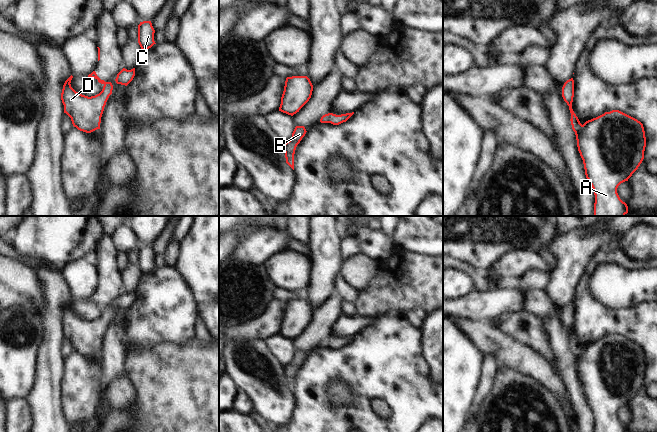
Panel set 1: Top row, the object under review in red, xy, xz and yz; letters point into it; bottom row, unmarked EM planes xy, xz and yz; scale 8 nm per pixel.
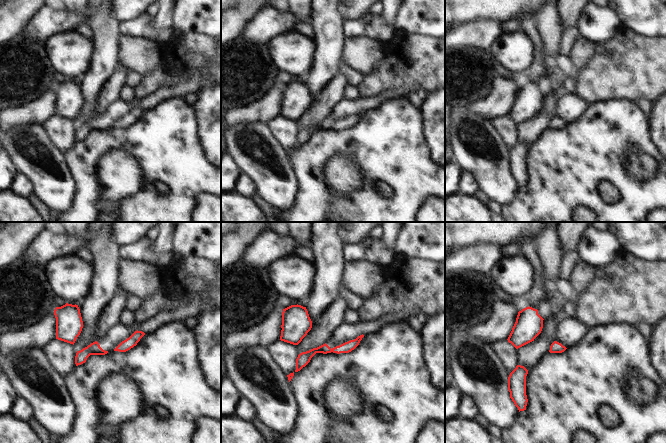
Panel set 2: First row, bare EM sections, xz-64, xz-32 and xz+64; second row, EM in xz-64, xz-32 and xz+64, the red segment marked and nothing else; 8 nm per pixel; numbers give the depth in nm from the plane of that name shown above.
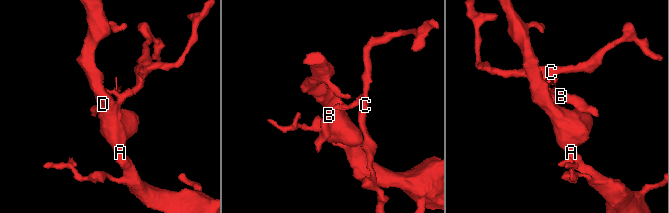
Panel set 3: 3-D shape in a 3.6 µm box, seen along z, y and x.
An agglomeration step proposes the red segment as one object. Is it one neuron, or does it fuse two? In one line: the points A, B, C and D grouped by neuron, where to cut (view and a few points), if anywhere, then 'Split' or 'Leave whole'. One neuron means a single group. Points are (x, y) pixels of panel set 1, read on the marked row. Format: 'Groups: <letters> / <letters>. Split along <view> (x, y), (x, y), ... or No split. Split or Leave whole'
Groups: A C D / B. Split along xz (329, 113), (328, 122). Split.

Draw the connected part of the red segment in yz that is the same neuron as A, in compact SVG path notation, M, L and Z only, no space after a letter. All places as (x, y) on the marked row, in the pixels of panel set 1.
M573 78L564 83L562 97L569 106L585 175L594 191L594 216L625 216L628 206L620 199L617 188L628 181L644 159L643 124L619 110L612 110L582 125L572 109Z

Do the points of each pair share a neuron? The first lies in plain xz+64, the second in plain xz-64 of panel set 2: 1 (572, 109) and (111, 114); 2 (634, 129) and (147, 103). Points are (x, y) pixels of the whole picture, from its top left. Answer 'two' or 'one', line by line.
1: one
2: two

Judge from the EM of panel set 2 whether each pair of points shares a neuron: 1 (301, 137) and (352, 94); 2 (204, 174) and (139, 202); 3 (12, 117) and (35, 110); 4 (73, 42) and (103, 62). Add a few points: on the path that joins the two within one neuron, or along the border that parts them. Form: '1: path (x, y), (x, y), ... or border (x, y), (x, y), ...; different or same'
1: border (359, 96), (354, 99), (344, 99); different
2: path (188, 186), (172, 202), (155, 202); same
3: path (18, 115), (29, 113); same
4: border (91, 39), (91, 61), (89, 68), (83, 73); different

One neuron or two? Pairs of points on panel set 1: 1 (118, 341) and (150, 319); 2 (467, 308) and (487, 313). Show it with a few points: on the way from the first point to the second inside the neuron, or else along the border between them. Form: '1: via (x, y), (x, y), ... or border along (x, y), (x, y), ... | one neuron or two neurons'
1: border along (126, 313), (124, 320), (125, 348) | two neurons
2: via (472, 308), (482, 308) | one neuron

